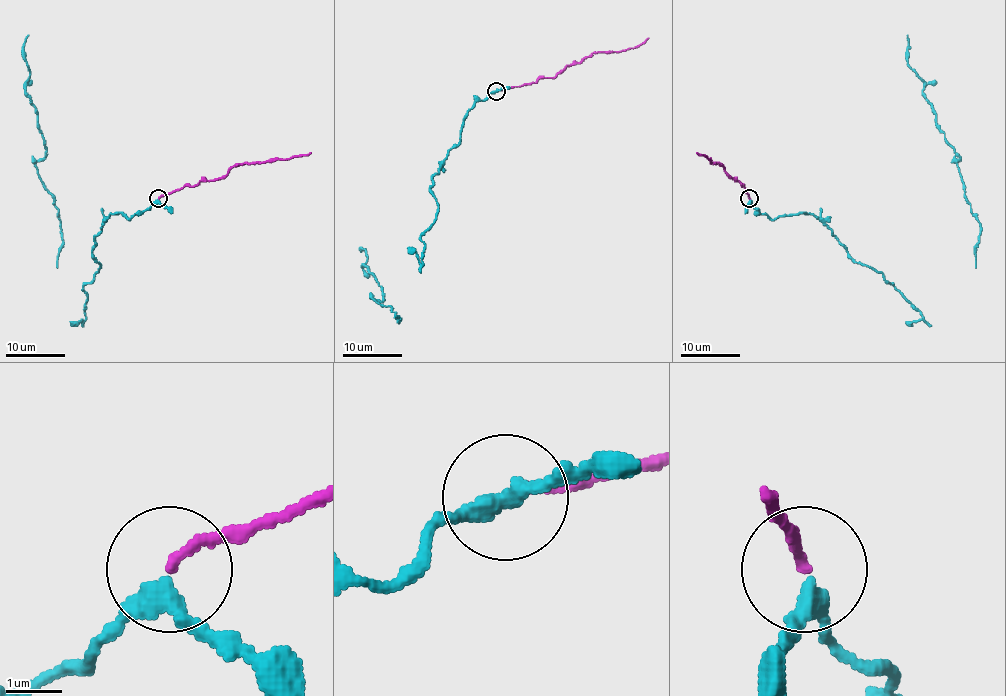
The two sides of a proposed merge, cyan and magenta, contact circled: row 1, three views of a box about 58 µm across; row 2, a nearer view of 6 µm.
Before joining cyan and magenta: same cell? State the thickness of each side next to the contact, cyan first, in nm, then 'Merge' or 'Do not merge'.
Thickness 320 nm (cyan) against 170 nm. Merge

